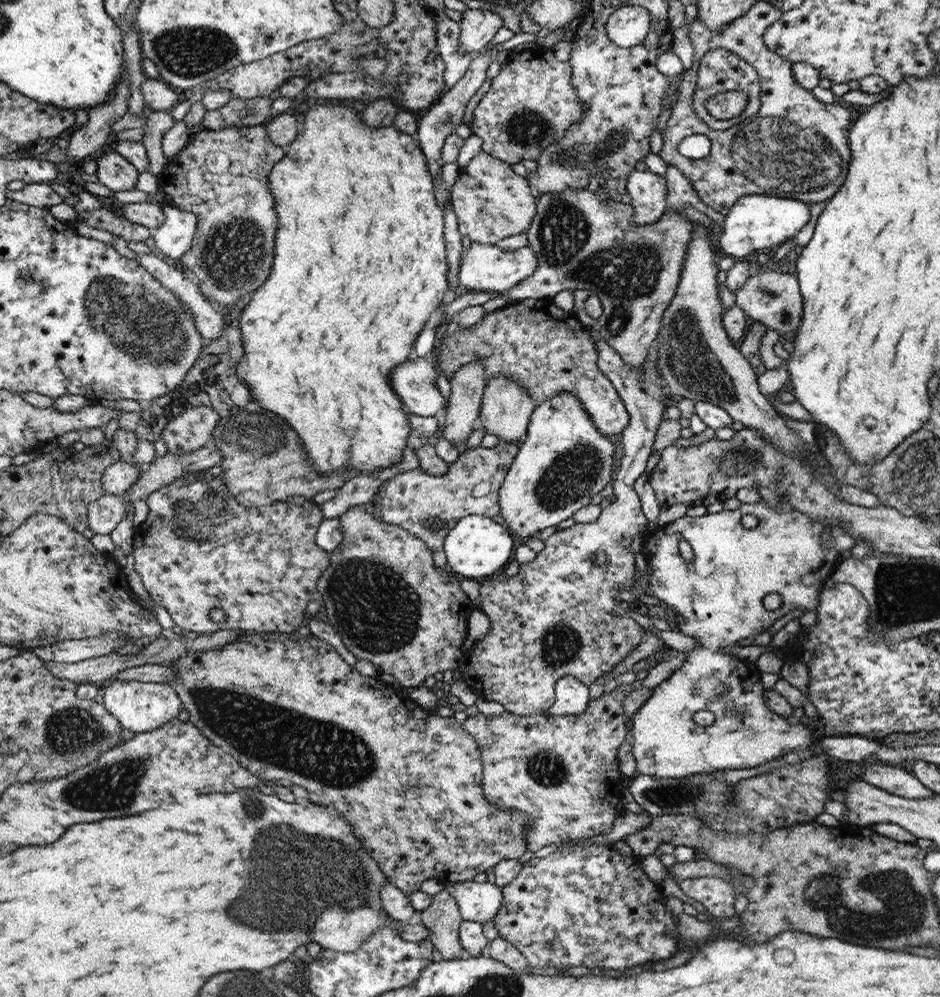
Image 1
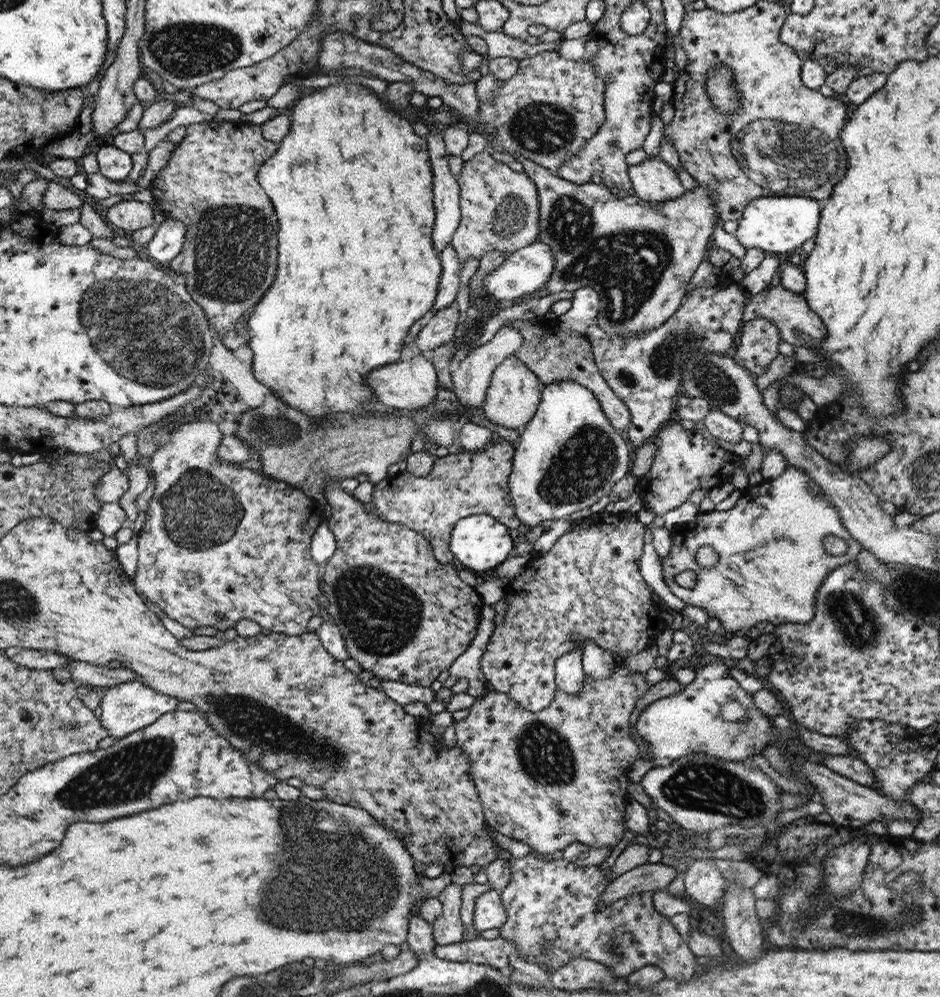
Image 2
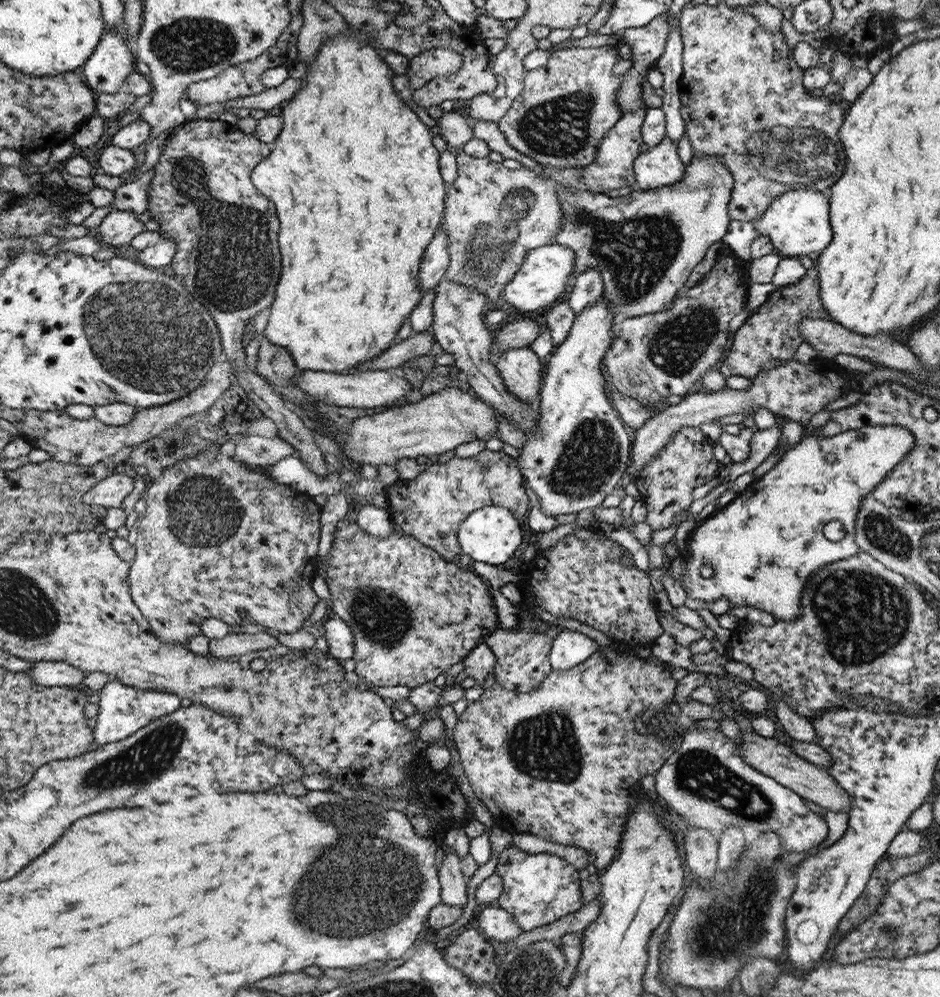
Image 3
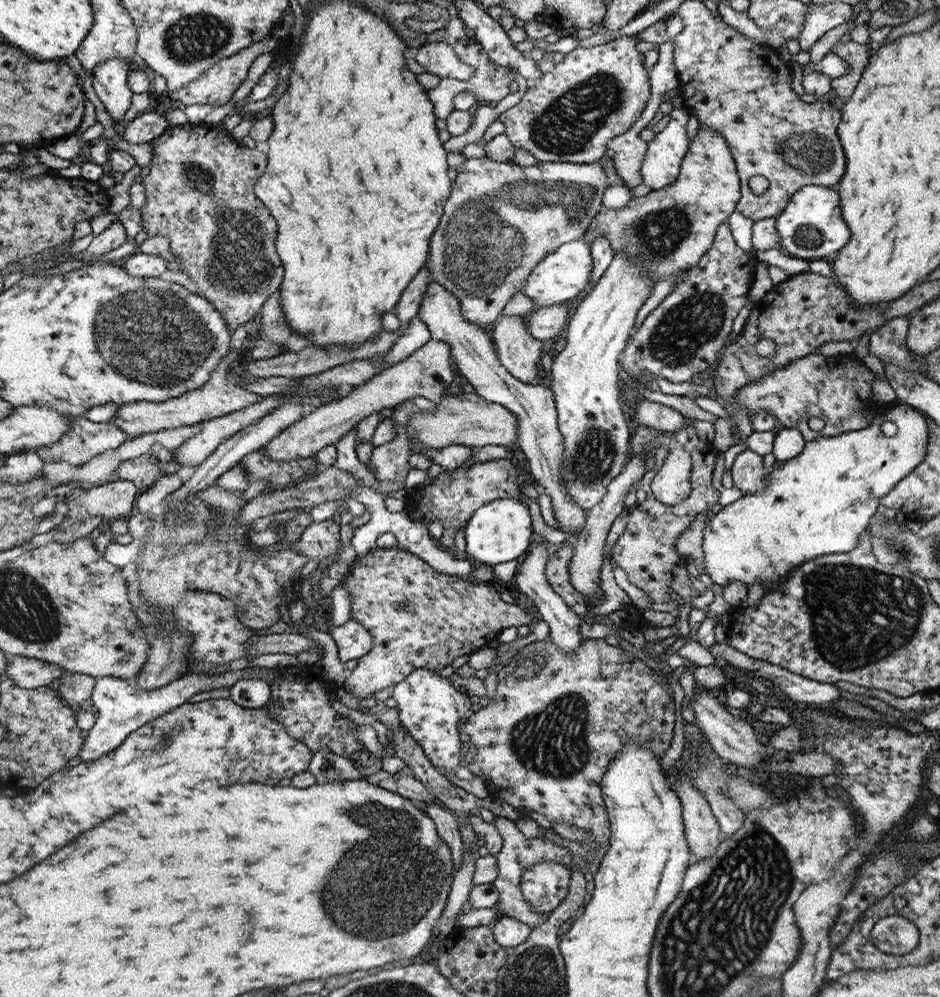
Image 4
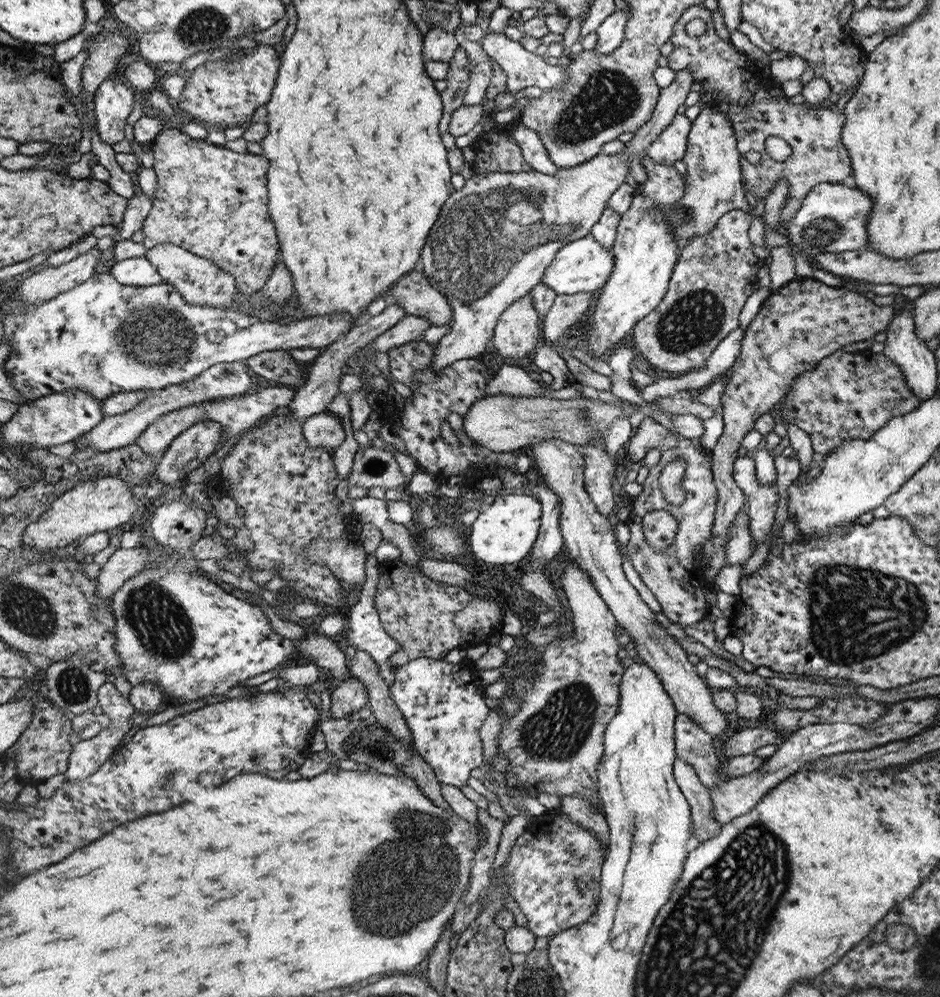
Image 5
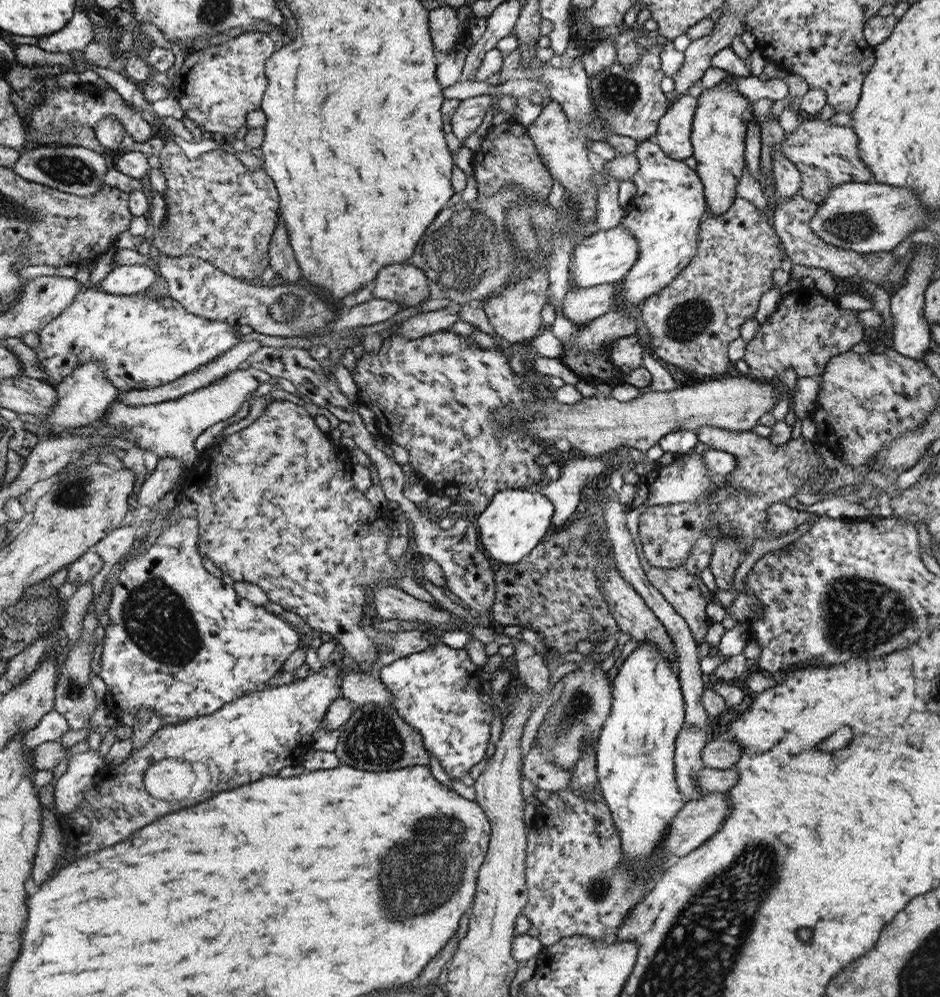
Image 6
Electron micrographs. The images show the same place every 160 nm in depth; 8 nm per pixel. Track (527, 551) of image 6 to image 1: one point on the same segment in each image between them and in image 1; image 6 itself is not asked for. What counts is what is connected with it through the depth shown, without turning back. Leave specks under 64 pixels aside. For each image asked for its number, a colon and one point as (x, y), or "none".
1: (478, 547)
2: (481, 542)
3: (490, 535)
4: (500, 531)
5: (505, 533)

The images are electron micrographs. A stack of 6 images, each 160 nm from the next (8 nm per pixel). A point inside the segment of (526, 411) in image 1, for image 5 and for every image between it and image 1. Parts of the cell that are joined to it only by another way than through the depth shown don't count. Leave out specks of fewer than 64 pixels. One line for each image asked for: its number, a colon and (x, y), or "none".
2: (513, 398)
3: (520, 368)
4: (518, 351)
5: (517, 331)

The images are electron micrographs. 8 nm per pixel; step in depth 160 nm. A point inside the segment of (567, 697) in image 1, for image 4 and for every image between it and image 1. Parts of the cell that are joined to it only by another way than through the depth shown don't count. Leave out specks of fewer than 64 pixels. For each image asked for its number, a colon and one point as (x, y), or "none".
2: (569, 675)
3: (570, 648)
4: (563, 623)

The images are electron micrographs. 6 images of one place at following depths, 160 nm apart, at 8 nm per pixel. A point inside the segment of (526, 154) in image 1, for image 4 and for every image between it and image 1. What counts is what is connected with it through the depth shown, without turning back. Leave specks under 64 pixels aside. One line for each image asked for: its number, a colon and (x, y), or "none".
2: (547, 112)
3: (566, 108)
4: (596, 94)

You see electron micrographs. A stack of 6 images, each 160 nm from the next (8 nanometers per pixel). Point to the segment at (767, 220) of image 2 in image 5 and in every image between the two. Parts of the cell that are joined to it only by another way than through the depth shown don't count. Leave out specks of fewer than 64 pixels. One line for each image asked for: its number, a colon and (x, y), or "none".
3: (798, 223)
4: (811, 226)
5: (833, 218)

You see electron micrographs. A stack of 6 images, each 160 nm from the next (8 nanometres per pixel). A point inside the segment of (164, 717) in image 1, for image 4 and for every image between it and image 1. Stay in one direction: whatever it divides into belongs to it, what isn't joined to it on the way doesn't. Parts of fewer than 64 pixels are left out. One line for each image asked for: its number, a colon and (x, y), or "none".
2: (125, 708)
3: (123, 709)
4: (123, 708)

